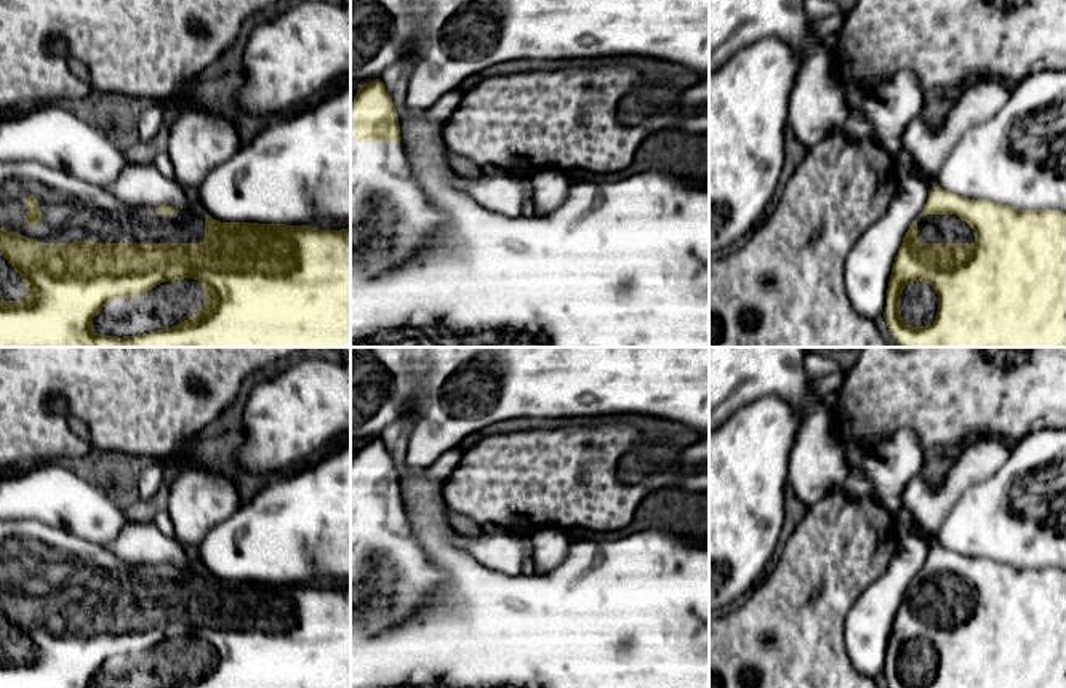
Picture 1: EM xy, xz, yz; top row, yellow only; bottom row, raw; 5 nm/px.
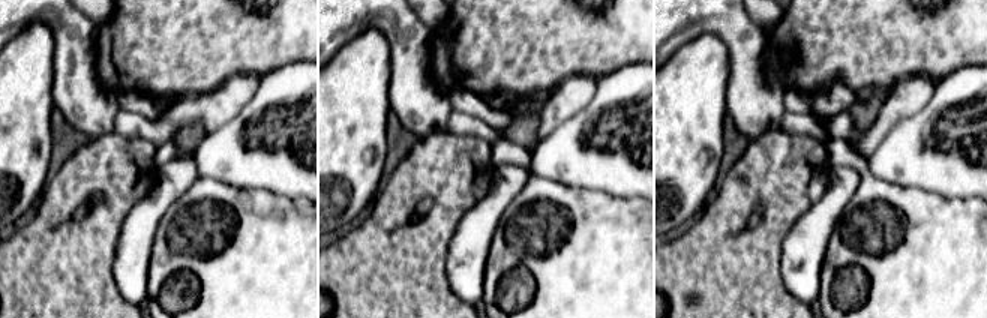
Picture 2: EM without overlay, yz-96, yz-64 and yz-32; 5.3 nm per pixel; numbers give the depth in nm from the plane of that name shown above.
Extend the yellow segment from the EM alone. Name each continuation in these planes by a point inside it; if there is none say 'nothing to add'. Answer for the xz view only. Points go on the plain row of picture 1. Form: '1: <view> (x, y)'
1: xz (391, 573)

